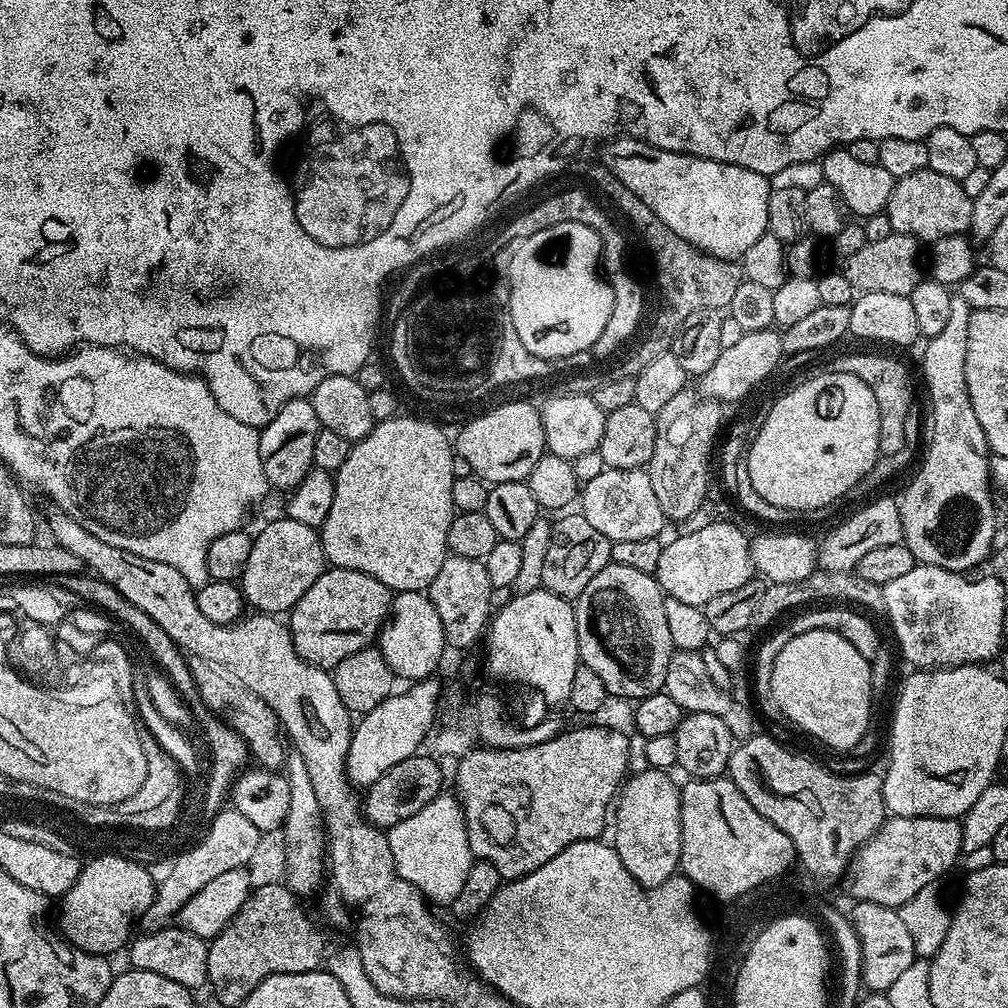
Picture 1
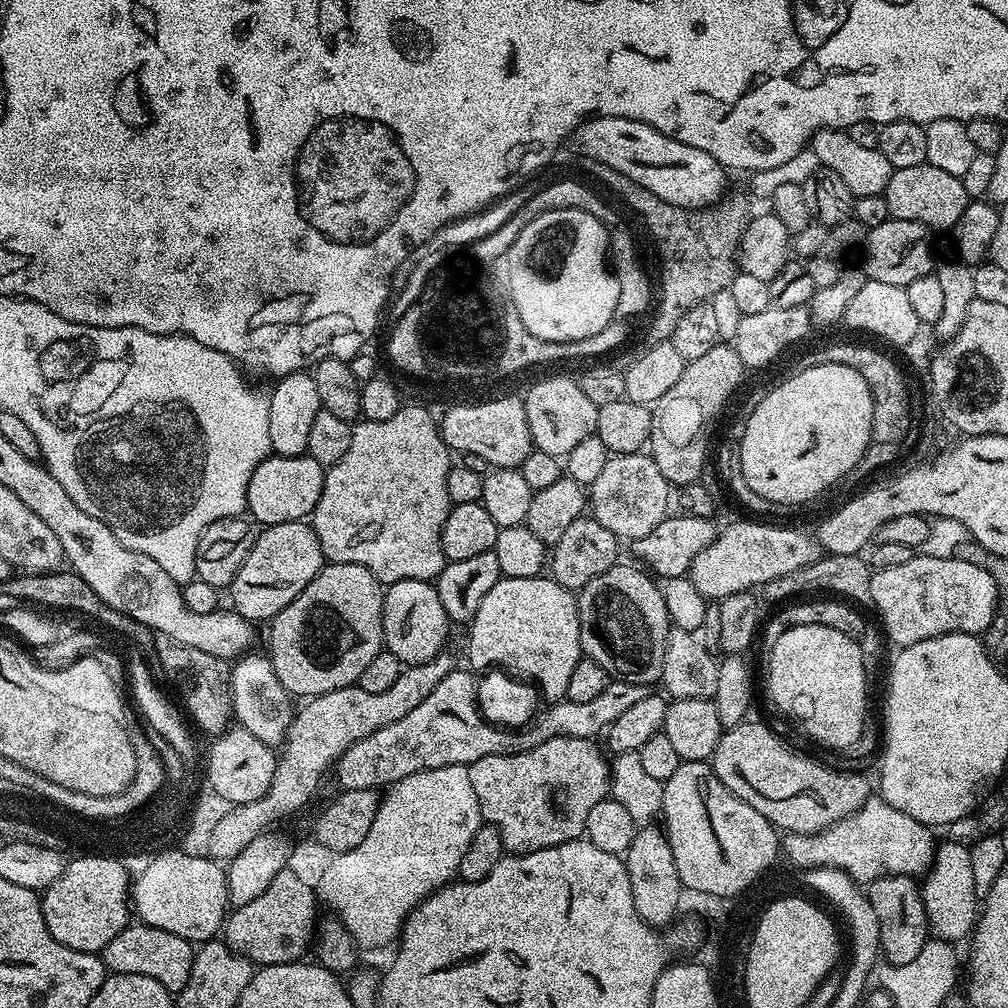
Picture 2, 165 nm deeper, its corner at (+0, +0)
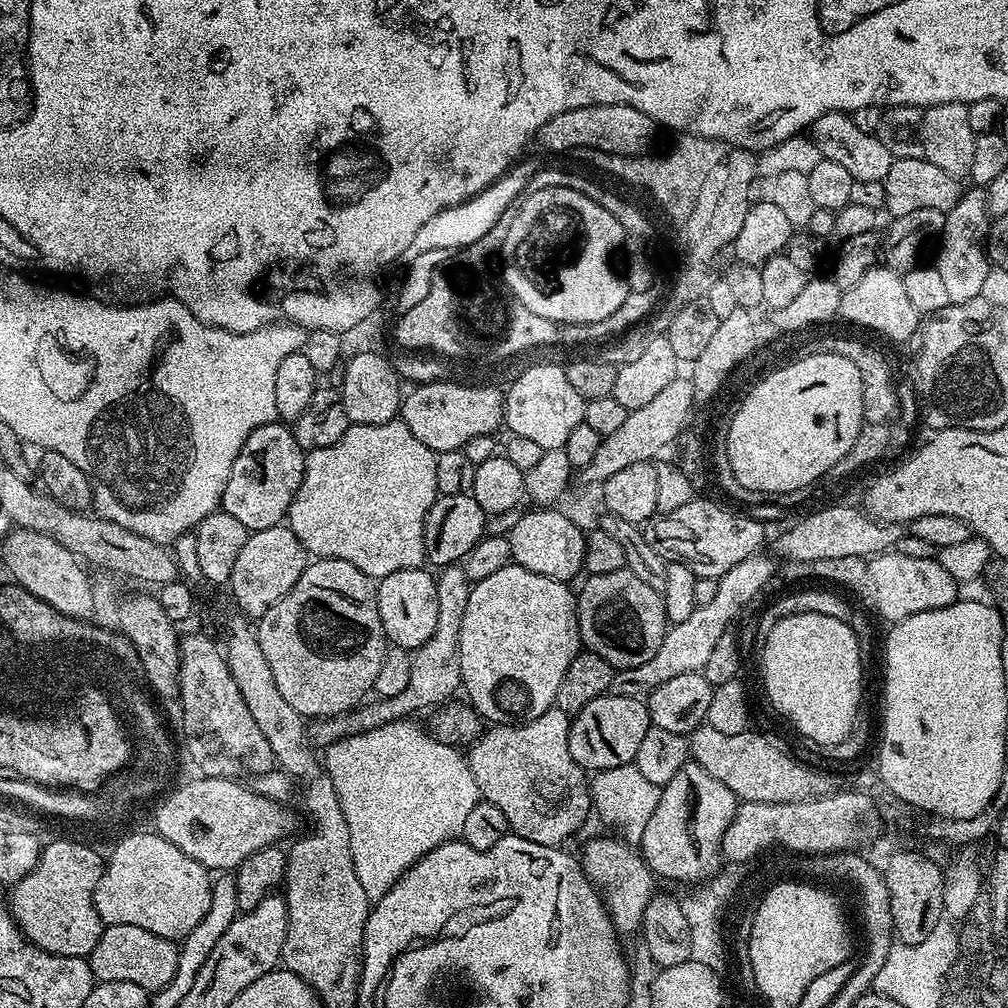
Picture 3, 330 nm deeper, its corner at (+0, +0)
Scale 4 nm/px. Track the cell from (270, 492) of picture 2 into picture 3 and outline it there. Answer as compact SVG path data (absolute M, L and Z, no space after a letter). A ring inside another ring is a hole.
M284 422L258 426L246 438L220 499L222 511L238 518L249 533L284 524L290 506L302 486L306 454L298 446L291 427Z

